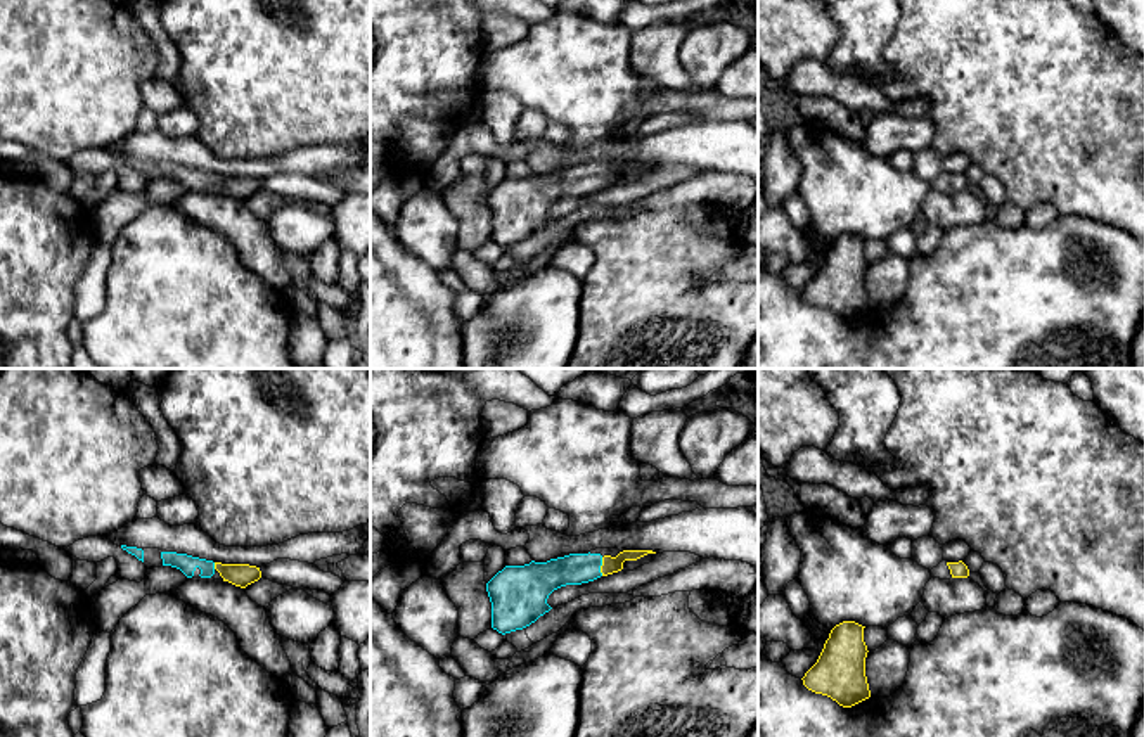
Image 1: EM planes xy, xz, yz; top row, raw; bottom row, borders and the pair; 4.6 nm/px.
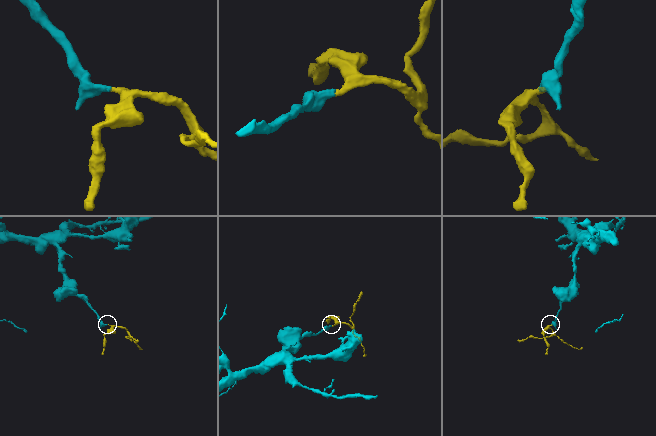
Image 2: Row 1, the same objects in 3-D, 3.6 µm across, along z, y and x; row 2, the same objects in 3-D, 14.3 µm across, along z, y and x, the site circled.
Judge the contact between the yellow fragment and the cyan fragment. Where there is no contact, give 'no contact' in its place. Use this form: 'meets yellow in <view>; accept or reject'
meets yellow in xz; accept

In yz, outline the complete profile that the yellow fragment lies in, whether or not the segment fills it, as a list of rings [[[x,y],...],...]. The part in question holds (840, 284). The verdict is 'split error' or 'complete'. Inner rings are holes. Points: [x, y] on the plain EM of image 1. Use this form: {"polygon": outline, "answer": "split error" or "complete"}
{"polygon": [[[843,234],[831,242],[817,275],[801,291],[808,303],[827,308],[843,320],[871,310],[864,240],[855,234]]], "answer": "complete"}

